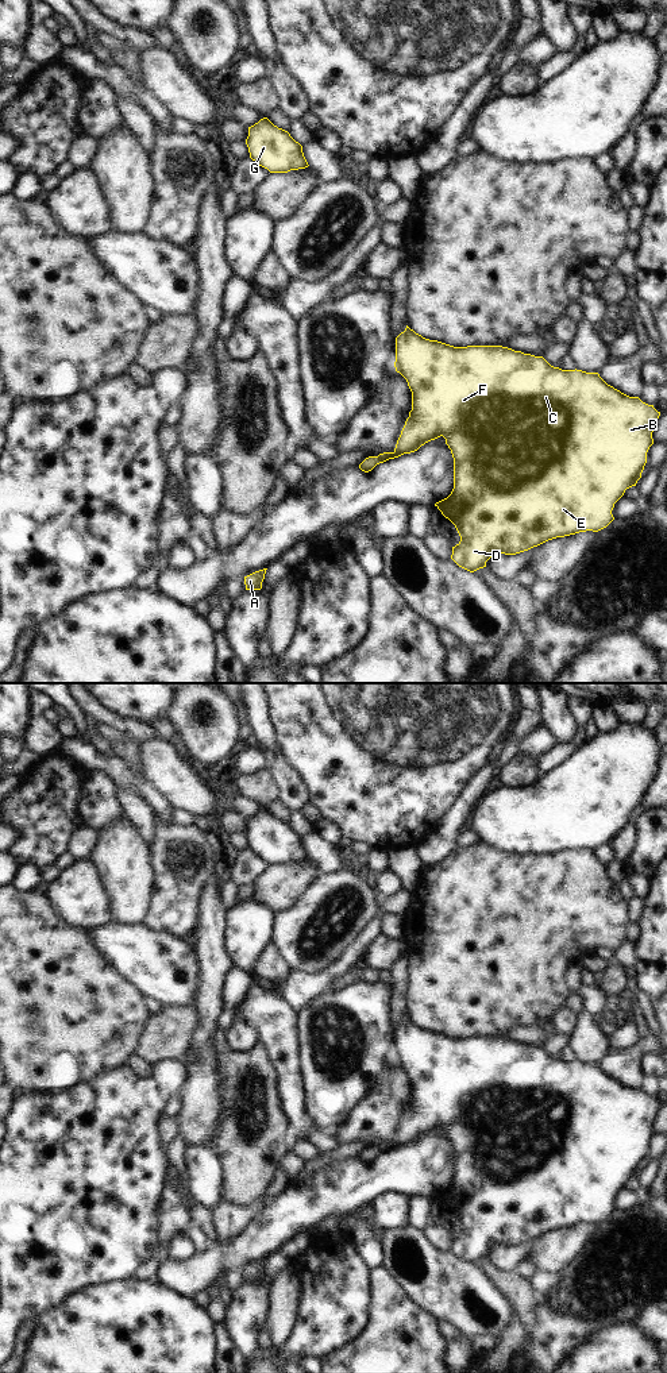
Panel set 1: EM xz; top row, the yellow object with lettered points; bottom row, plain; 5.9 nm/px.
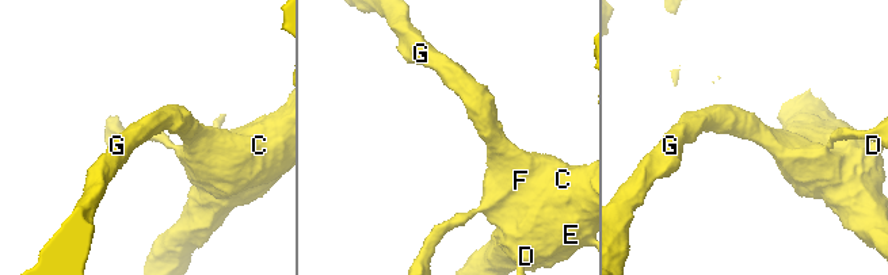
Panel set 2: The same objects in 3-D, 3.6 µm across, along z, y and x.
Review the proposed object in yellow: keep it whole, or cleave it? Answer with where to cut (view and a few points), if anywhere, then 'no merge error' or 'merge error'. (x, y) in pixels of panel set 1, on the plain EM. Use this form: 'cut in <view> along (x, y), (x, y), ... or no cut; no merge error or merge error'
no cut; no merge error

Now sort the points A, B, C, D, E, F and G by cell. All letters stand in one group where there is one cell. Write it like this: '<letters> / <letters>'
A B C D E F G

